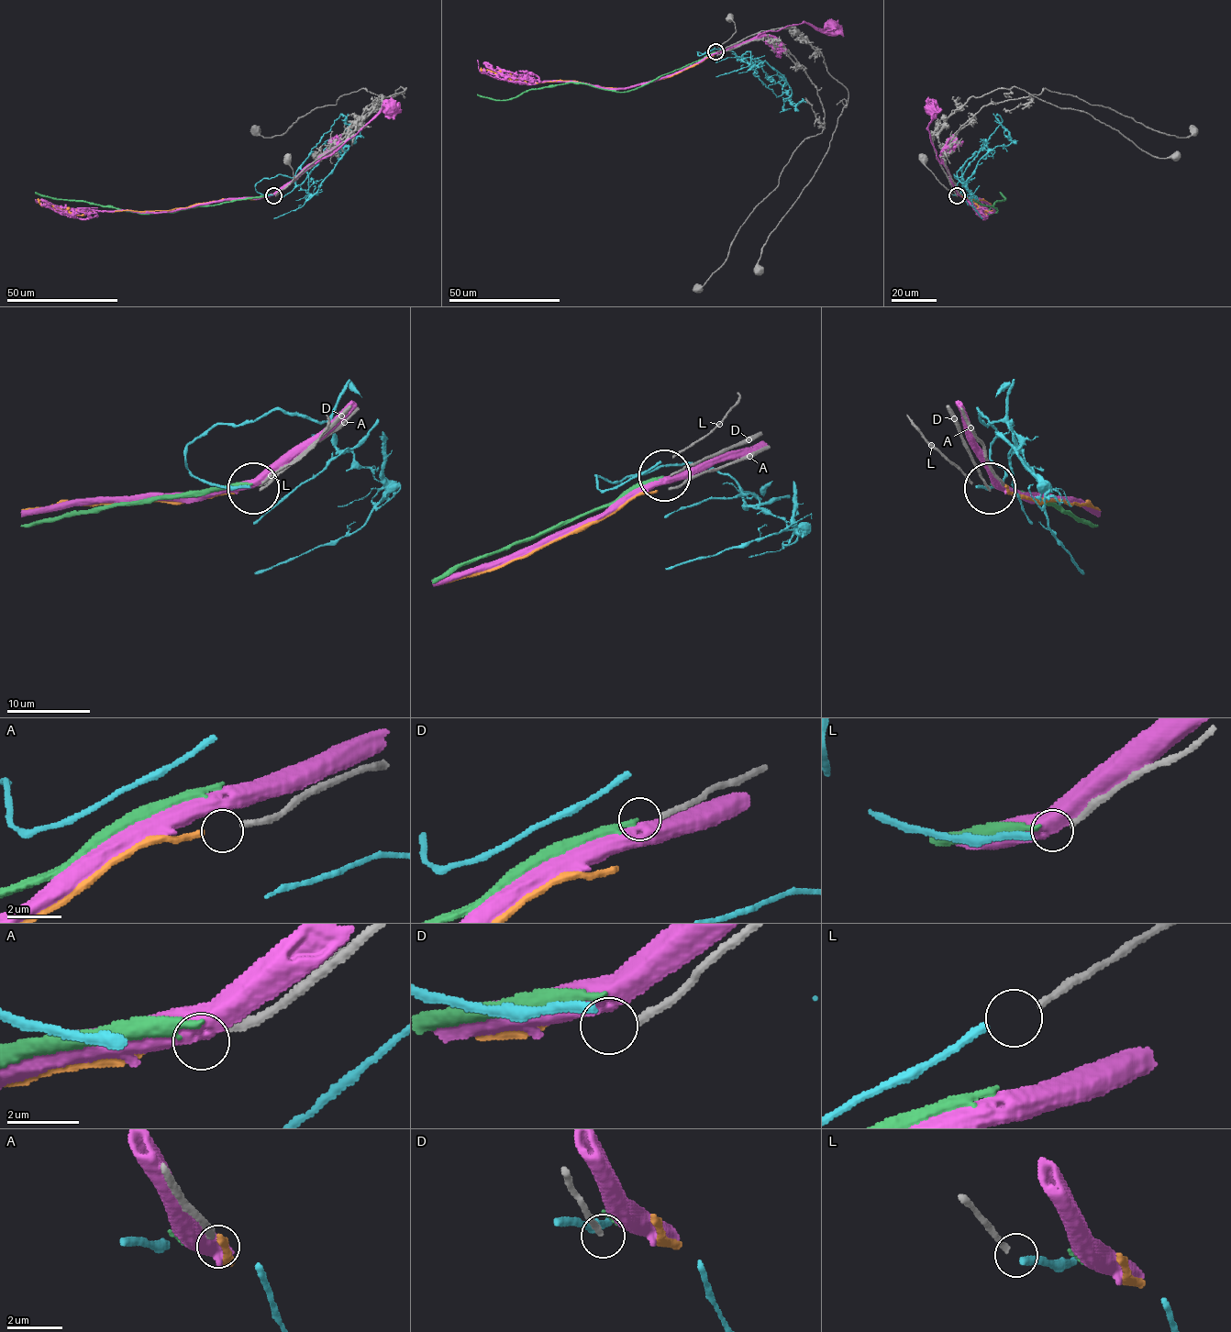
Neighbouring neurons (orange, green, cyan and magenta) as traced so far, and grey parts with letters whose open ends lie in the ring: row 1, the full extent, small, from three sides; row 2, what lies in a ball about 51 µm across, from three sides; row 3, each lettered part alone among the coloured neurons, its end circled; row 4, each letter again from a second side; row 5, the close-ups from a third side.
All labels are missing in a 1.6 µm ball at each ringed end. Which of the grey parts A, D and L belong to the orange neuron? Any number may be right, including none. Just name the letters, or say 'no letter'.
A

